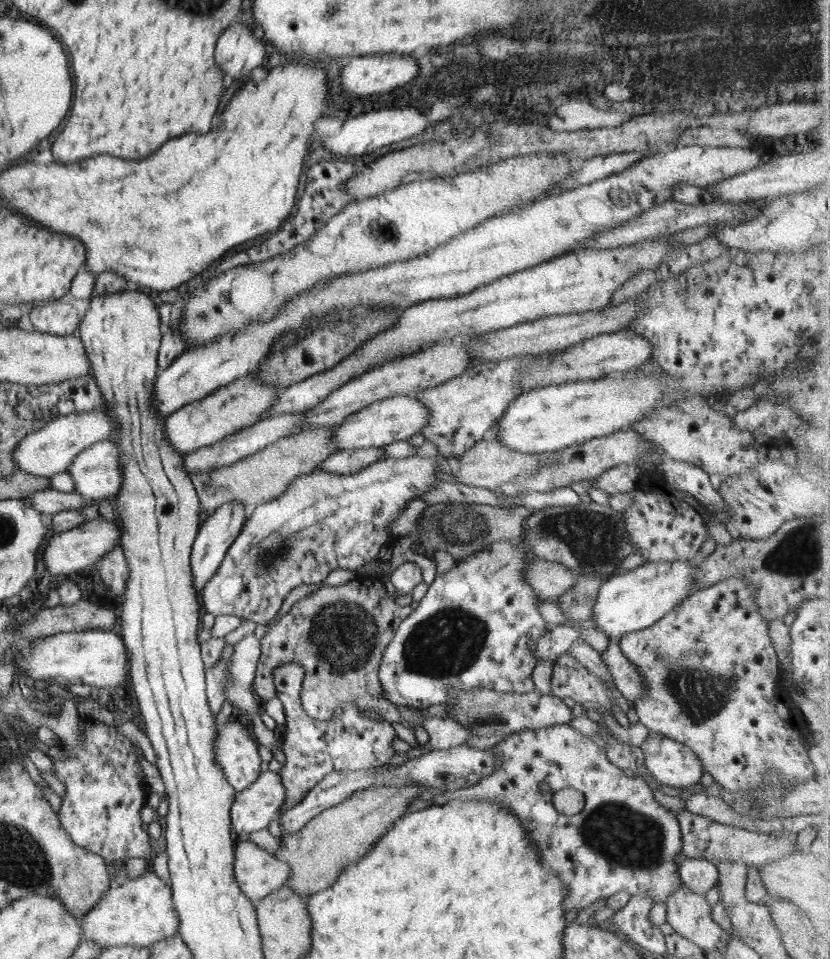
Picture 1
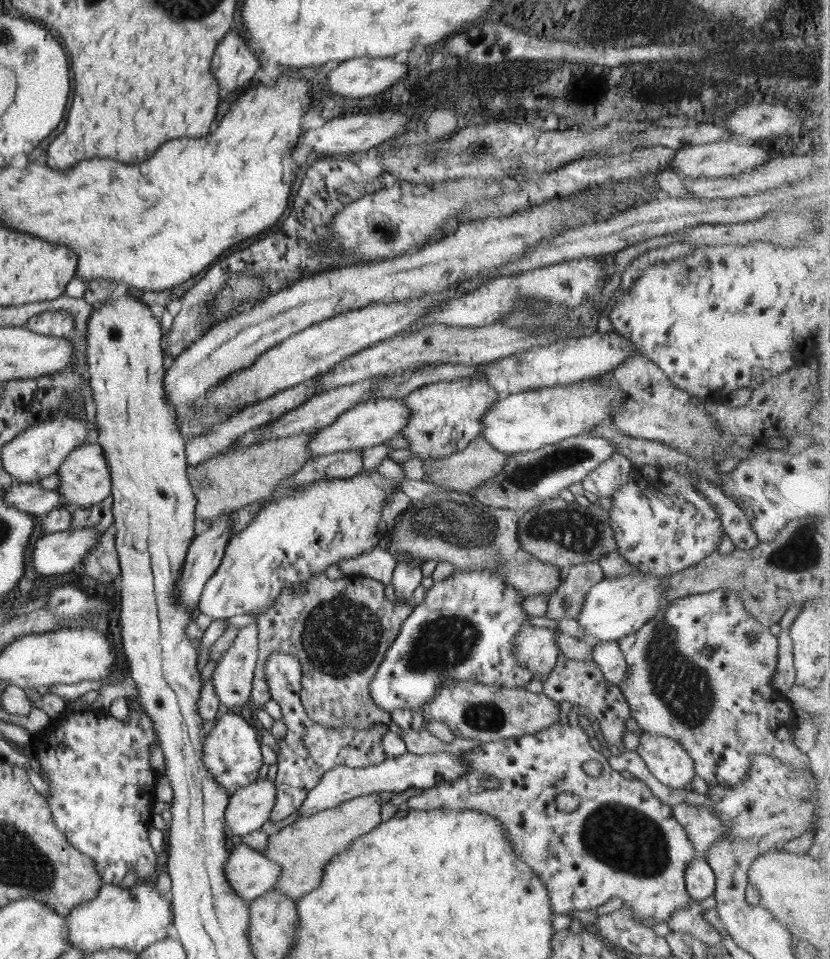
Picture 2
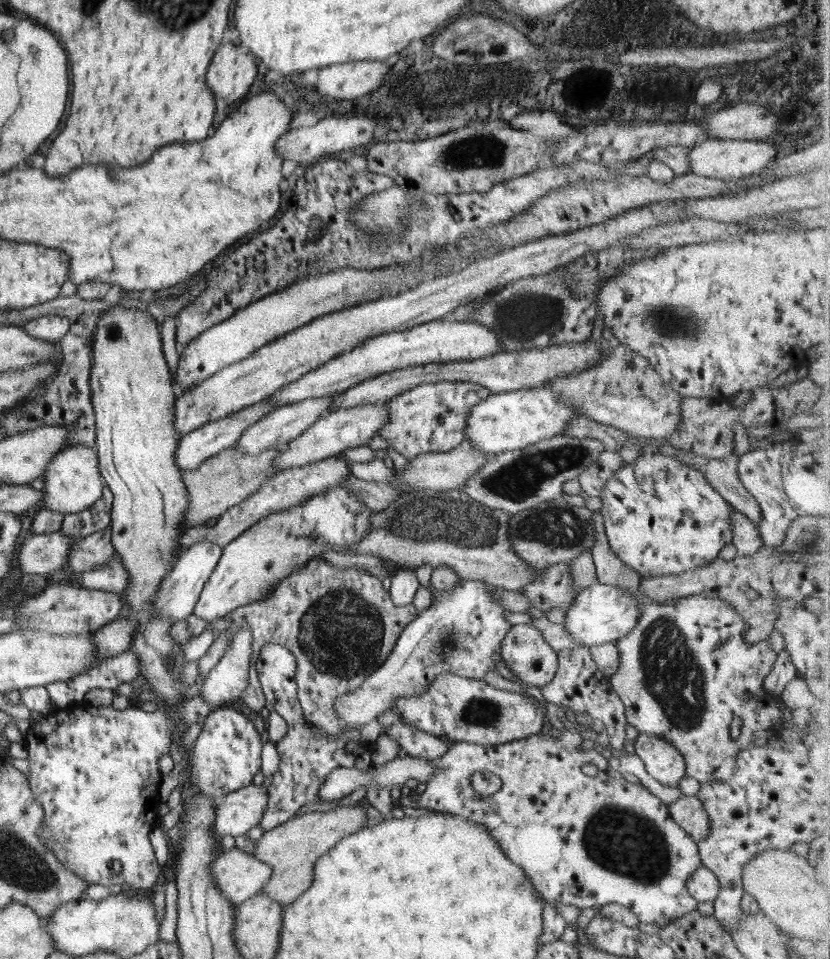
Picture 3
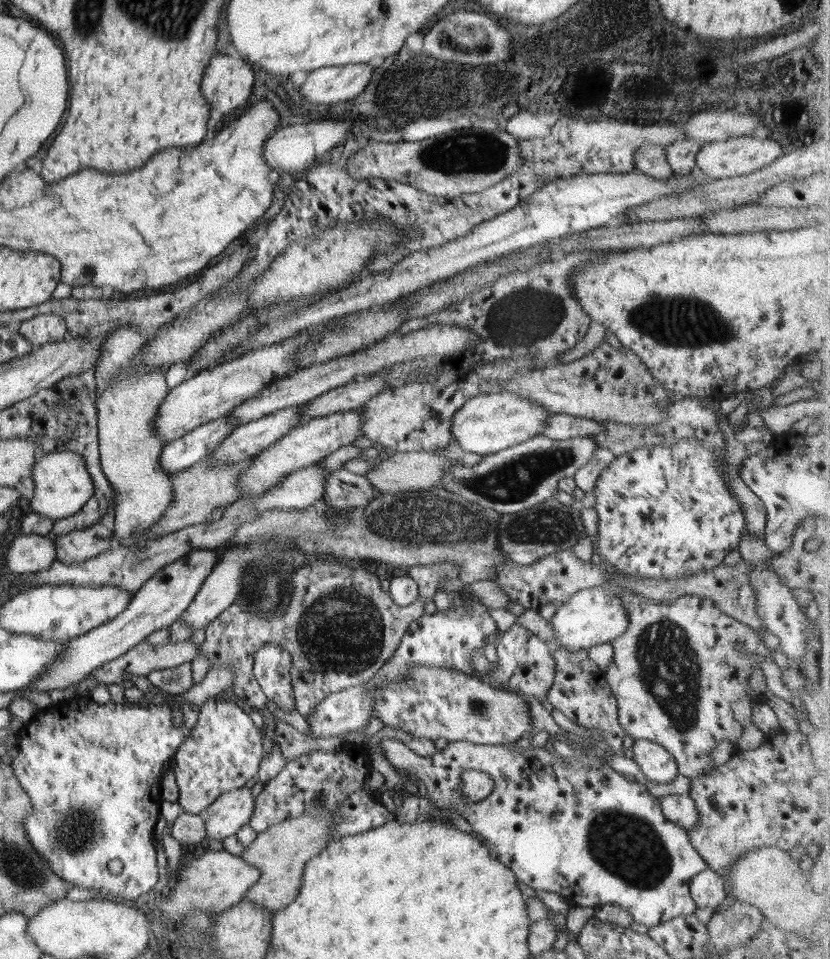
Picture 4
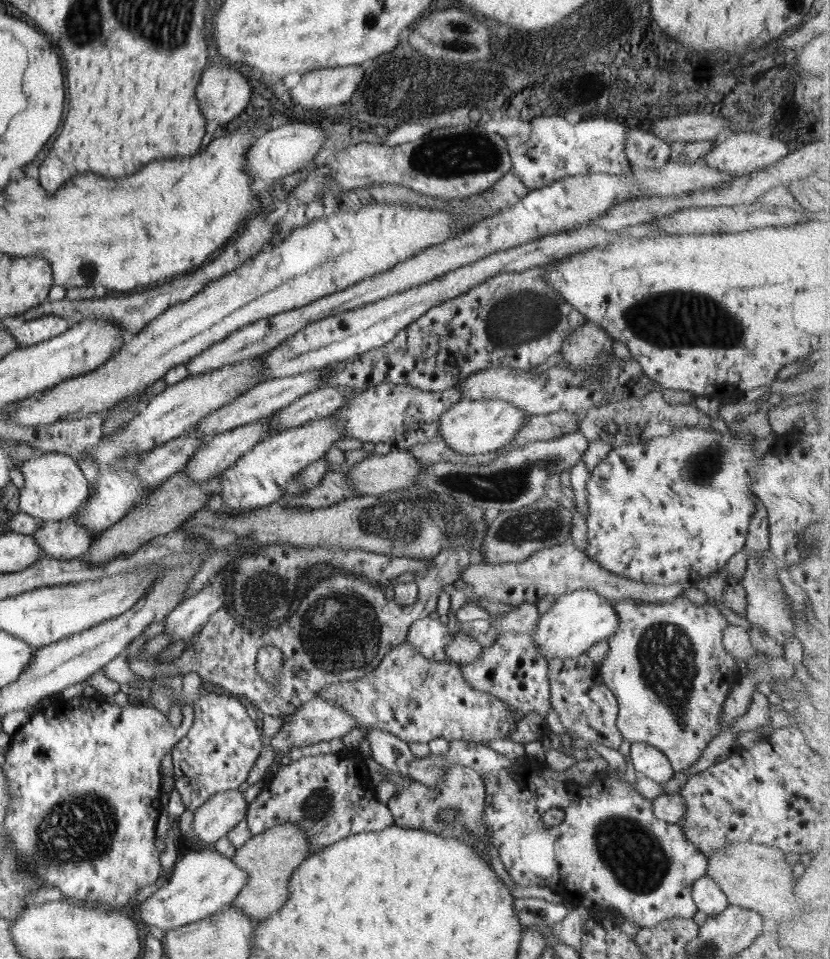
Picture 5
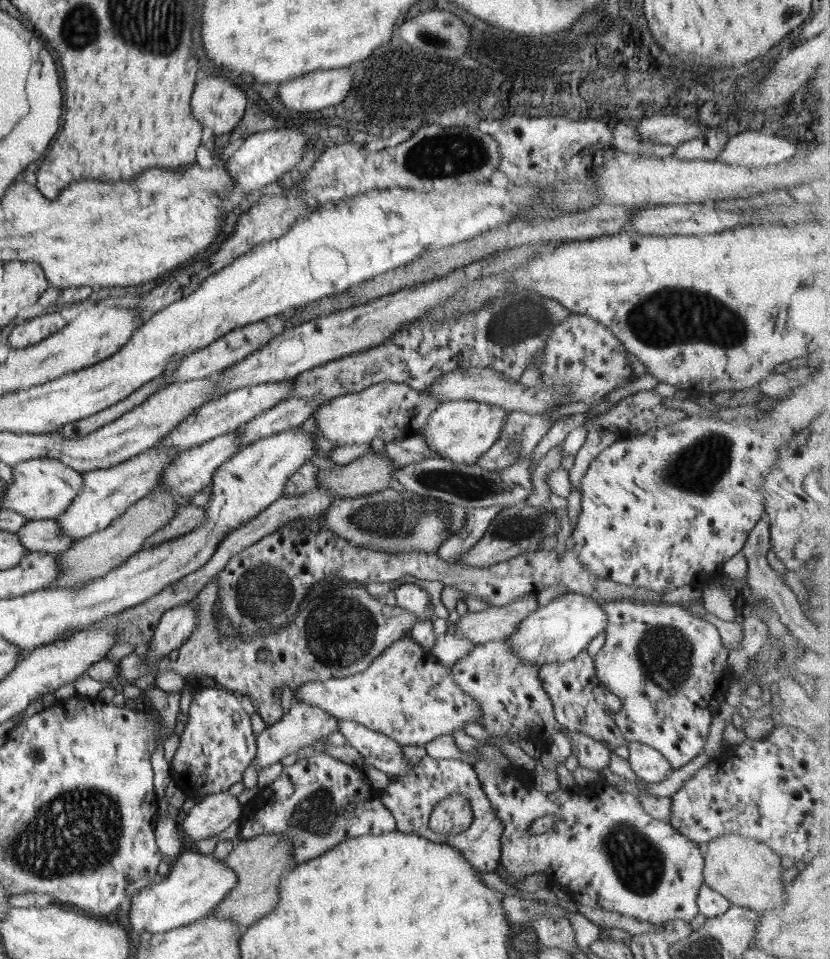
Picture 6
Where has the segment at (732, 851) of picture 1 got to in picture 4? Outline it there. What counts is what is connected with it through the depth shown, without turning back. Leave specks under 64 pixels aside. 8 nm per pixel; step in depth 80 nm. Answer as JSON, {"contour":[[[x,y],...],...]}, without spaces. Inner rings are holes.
{"contour":[[[668,795],[661,798],[660,810],[666,821],[684,828],[688,834],[694,831],[700,819],[694,800],[688,795]]]}

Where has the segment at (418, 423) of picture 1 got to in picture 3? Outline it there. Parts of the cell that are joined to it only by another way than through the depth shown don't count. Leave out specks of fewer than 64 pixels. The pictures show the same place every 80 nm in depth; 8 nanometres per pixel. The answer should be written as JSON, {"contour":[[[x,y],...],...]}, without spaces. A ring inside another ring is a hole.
{"contour":[[[383,403],[360,405],[354,408],[336,409],[330,414],[323,416],[310,428],[301,432],[294,440],[288,442],[288,449],[284,449],[276,459],[274,467],[278,471],[290,467],[304,467],[306,464],[314,464],[330,457],[336,457],[345,450],[368,445],[368,441],[379,434],[389,420],[389,410]]]}

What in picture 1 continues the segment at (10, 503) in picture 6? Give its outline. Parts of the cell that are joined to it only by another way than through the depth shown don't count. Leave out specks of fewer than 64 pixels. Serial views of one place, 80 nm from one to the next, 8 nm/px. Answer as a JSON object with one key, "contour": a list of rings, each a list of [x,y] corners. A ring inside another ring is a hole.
{"contour":[[[112,441],[96,442],[74,458],[66,472],[70,473],[75,490],[92,502],[100,502],[118,494],[122,481],[120,448]]]}

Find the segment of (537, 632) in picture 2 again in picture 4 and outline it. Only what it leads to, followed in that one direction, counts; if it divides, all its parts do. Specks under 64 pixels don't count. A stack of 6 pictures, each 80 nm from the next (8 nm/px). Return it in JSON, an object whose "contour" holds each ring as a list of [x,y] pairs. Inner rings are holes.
{"contour":[[[514,623],[498,638],[496,651],[499,658],[498,669],[491,668],[489,674],[478,674],[476,671],[472,677],[488,683],[491,687],[514,693],[522,697],[527,704],[531,698],[541,703],[544,696],[547,696],[548,689],[553,685],[555,677],[556,663],[551,651],[550,644],[536,636],[536,633]]]}

